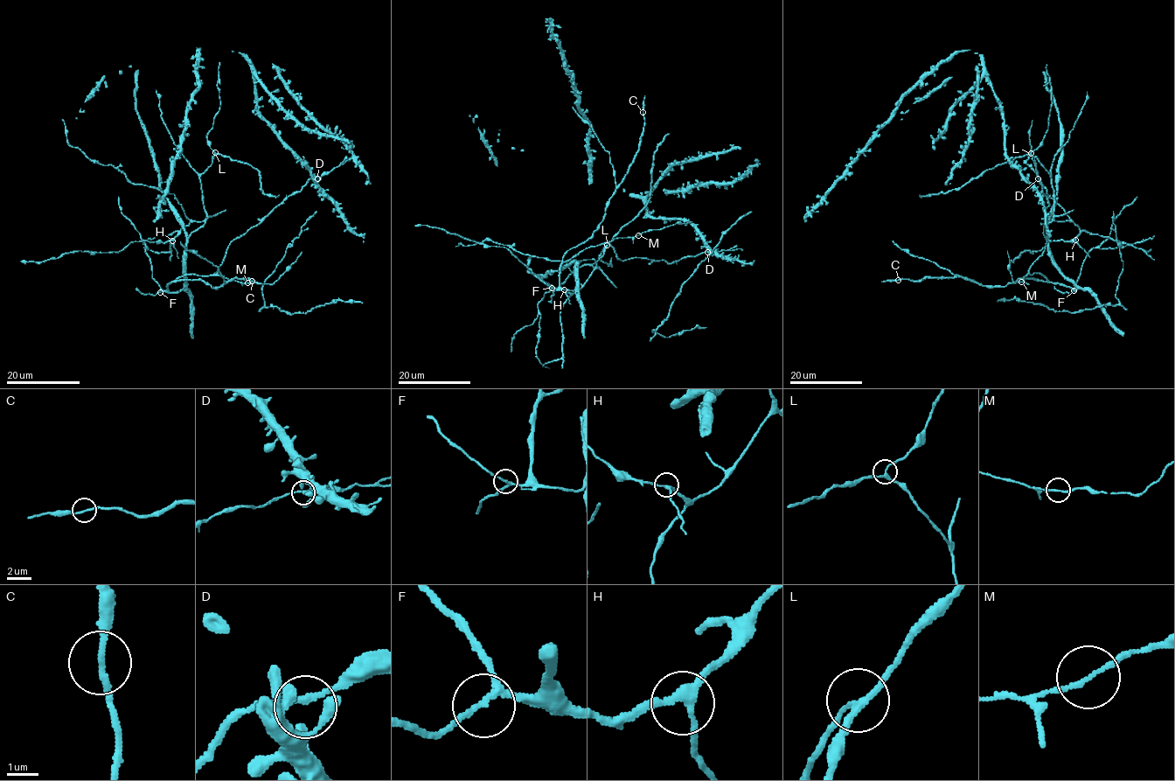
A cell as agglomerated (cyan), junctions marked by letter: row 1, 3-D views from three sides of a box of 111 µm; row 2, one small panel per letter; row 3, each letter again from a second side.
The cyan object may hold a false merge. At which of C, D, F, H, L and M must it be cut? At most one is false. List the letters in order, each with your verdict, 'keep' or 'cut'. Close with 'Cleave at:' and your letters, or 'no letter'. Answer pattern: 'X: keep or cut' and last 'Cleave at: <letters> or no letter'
C: keep
D: keep
F: keep
H: keep
L: keep
M: keep
Cleave at: no letter

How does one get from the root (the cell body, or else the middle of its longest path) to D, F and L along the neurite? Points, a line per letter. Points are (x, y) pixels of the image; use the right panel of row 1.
D: (1049, 204), (1038, 178)
F: (1049, 204), (1043, 228), (1046, 249), (1029, 273), (1039, 273), (1049, 282), (1070, 286), (1074, 290)
L: (1049, 204), (1046, 249), (1029, 273), (1075, 290), (1049, 251), (1046, 226), (1053, 217), (1052, 180), (1031, 153)

